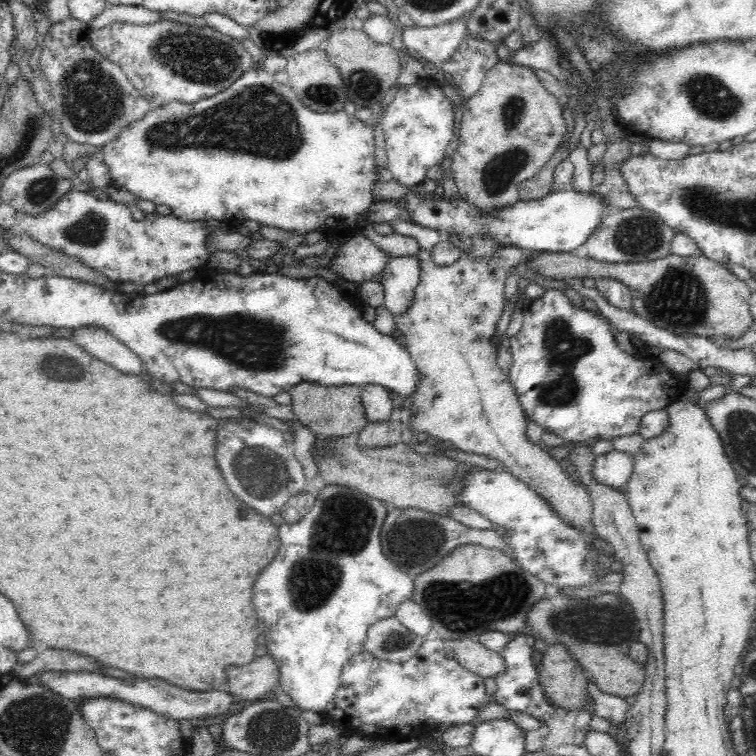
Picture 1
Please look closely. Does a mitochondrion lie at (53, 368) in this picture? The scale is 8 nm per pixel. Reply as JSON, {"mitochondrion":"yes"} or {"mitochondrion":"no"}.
{"mitochondrion":"yes"}

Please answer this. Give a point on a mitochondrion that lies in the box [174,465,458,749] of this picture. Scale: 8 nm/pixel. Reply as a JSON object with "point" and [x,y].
{"point":[345,524]}

